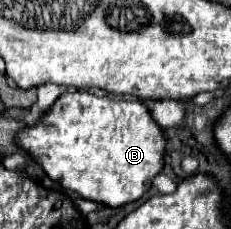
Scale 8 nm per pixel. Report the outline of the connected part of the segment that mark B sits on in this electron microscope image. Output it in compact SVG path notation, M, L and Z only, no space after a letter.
M89 91L63 93L35 125L19 131L17 141L25 151L33 155L37 163L41 163L41 167L53 181L61 181L63 189L75 191L81 197L93 201L101 201L109 207L133 203L151 189L153 179L163 171L167 143L163 129L151 117L151 111L143 101L99 97Z

